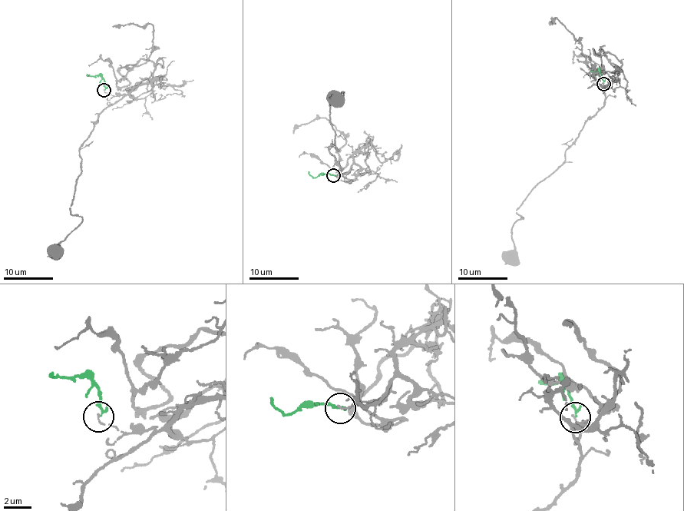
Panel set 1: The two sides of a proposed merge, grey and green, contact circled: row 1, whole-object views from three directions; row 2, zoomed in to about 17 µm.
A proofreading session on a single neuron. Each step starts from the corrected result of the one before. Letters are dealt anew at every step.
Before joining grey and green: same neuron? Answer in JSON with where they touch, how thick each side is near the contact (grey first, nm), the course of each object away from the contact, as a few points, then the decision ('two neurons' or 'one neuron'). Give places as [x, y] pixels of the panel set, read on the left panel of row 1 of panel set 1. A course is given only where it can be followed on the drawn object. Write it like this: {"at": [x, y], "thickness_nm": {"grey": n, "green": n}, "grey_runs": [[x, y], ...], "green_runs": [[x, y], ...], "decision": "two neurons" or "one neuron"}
{"at": [104, 90], "thickness_nm": {"grey": 110, "green": 190}, "grey_runs": [[104, 91], [123, 97], [100, 114], [79, 150], [82, 164], [71, 205], [71, 214], [81, 221], [56, 250]], "green_runs": [[104, 89], [104, 81], [99, 75], [87, 74]], "decision": "two neurons"}

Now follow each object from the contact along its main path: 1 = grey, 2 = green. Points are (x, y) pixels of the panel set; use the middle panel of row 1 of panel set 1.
1: (334, 176), (351, 167), (341, 174), (328, 147), (335, 142), (328, 101), (335, 106), (343, 92), (336, 100)
2: (333, 176), (328, 174), (312, 177), (308, 171)

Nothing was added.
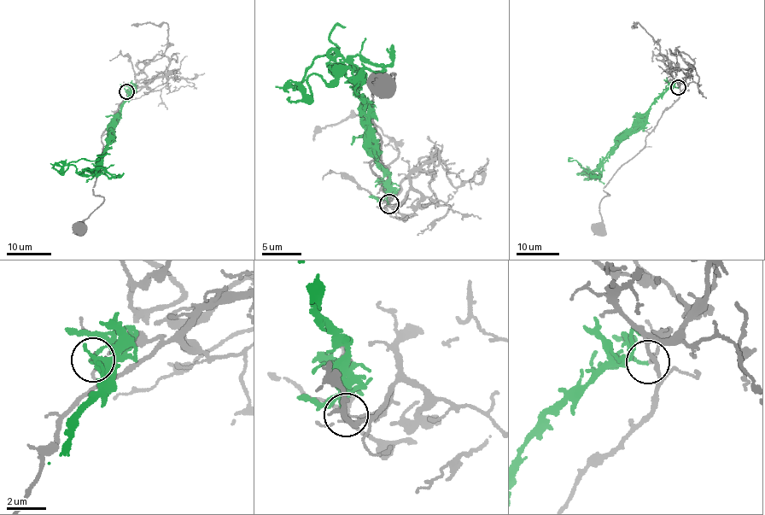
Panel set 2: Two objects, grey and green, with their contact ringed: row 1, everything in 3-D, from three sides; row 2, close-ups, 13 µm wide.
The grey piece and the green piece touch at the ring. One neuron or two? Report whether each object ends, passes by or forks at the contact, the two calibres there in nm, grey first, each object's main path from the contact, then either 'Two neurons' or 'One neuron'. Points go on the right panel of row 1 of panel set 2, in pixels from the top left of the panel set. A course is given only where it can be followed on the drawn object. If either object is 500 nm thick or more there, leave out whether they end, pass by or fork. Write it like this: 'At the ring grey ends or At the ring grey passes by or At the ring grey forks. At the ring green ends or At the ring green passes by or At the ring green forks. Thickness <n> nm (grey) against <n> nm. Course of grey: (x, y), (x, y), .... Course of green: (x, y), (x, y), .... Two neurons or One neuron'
At the ring grey ends. At the ring green ends. Thickness 130 nm (grey) against 160 nm. Course of grey: (678, 88), (677, 101), (664, 111), (644, 148), (603, 188), (609, 194), (598, 207), (599, 228). Course of green: (678, 88), (672, 84), (652, 102), (589, 178), (592, 178), (579, 162), (569, 160), (573, 158). Two neurons

